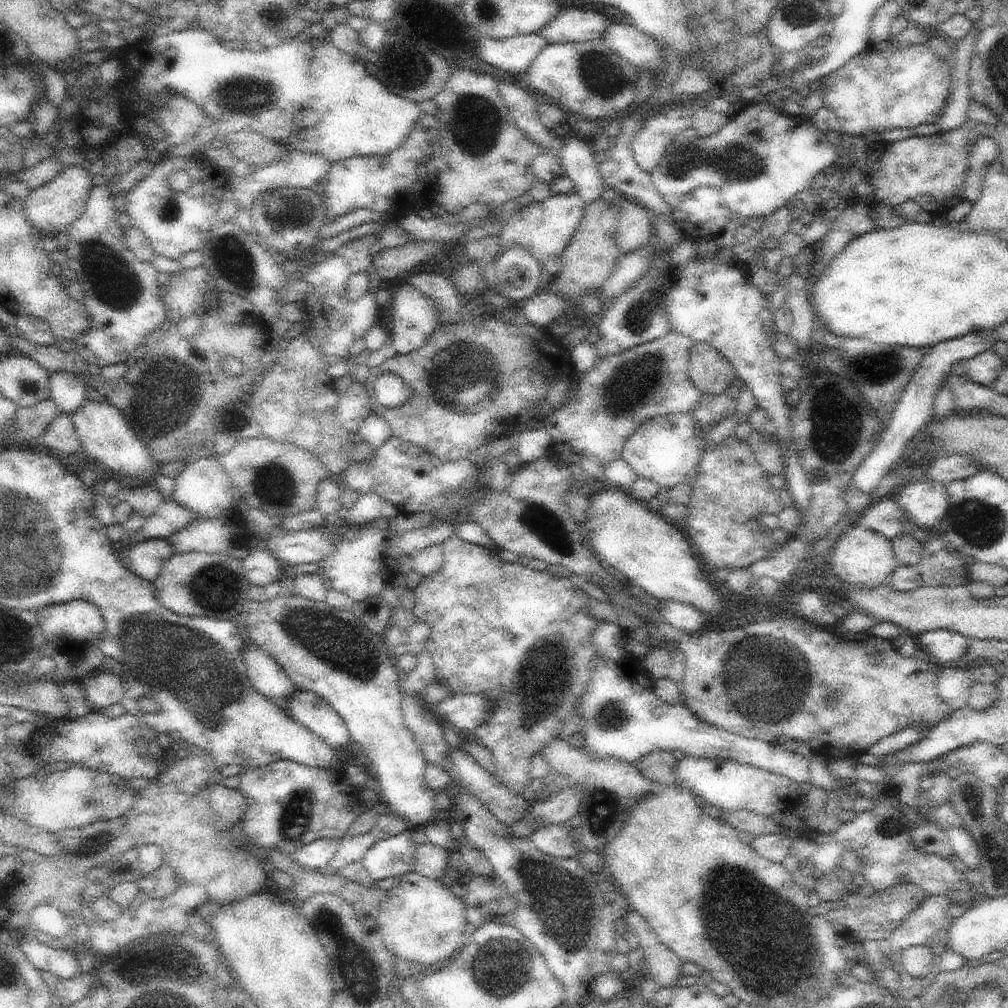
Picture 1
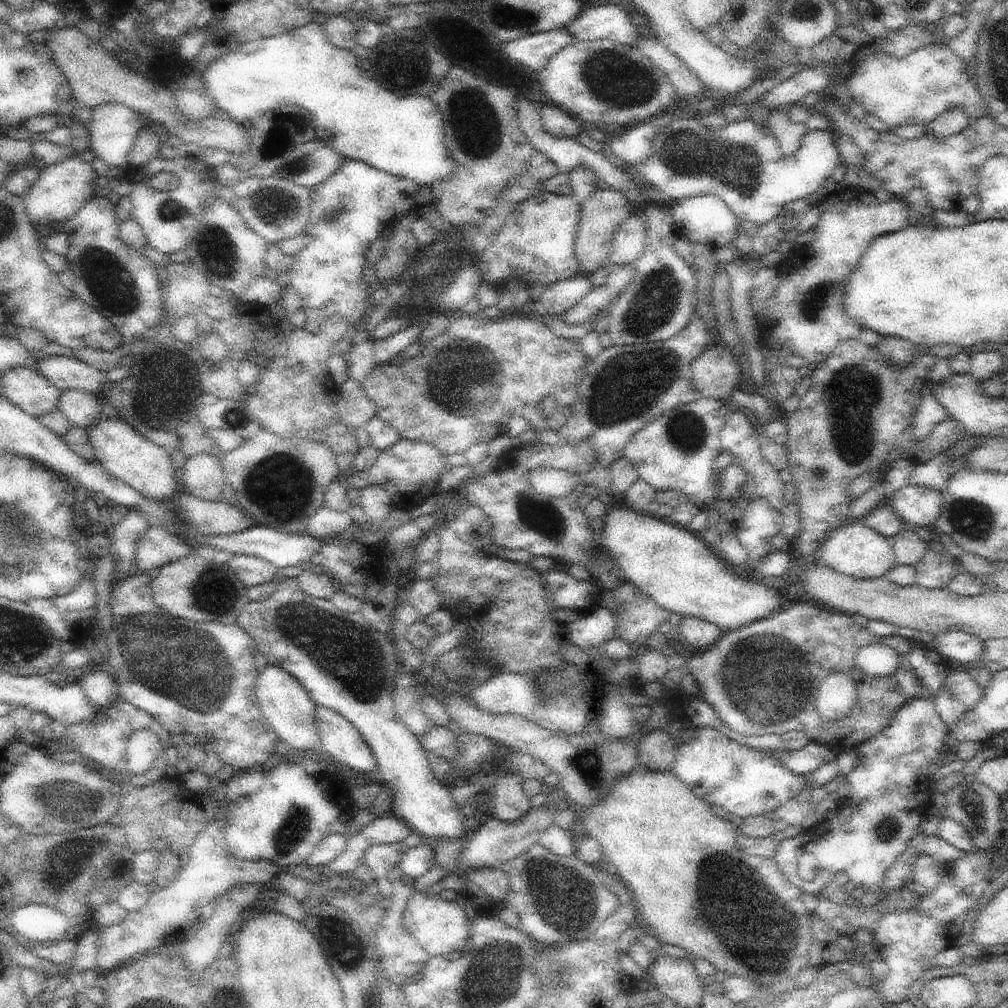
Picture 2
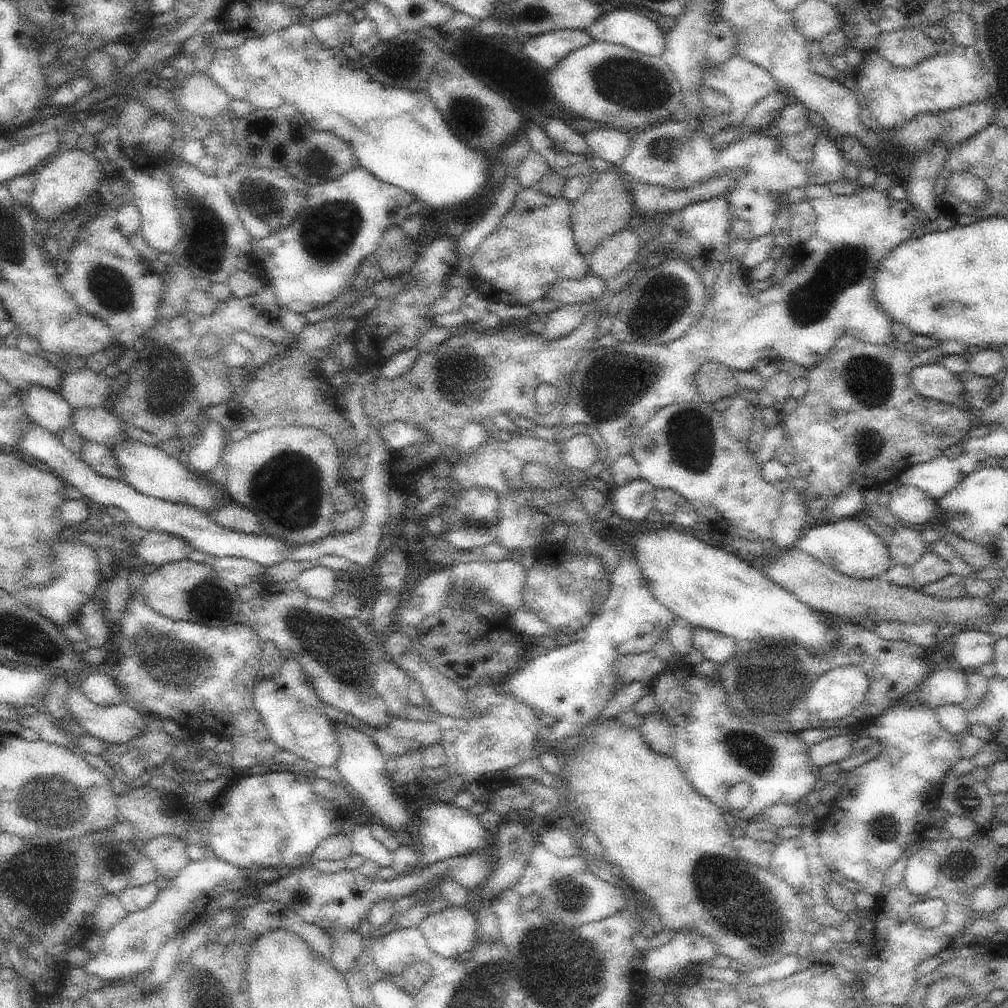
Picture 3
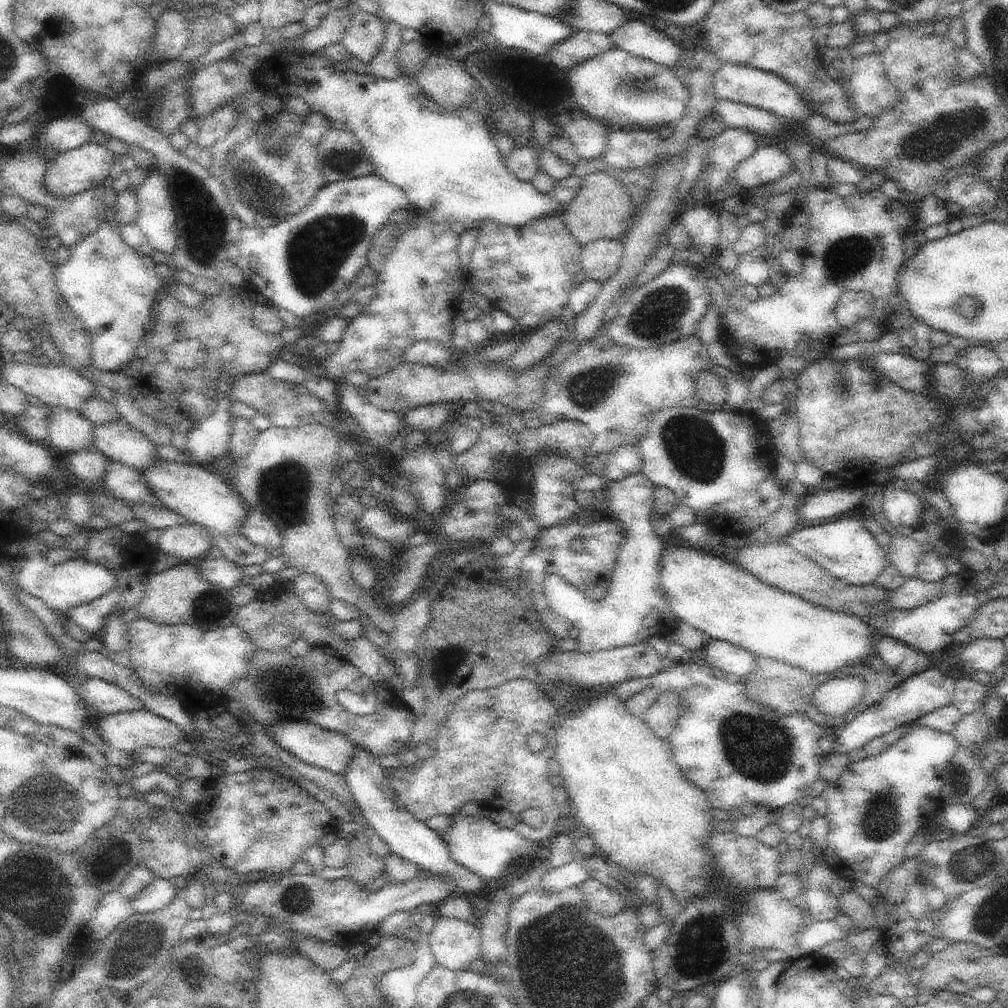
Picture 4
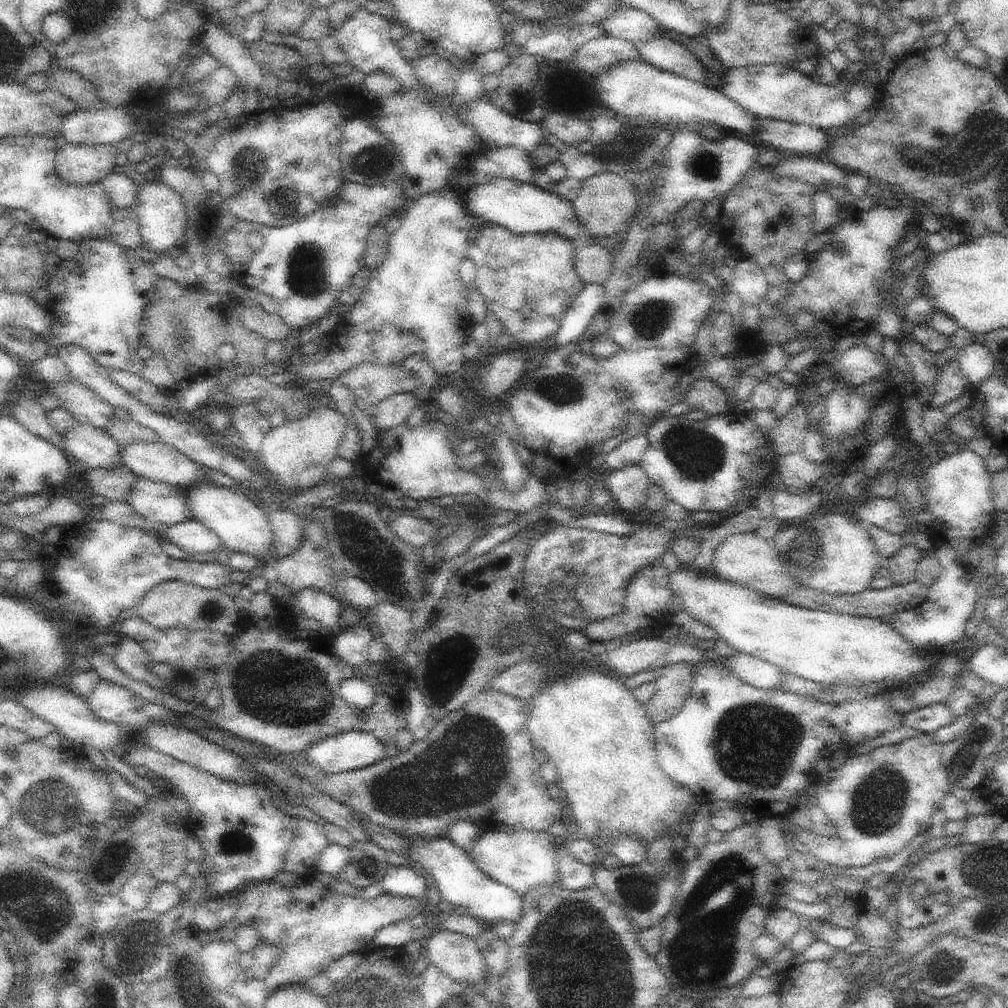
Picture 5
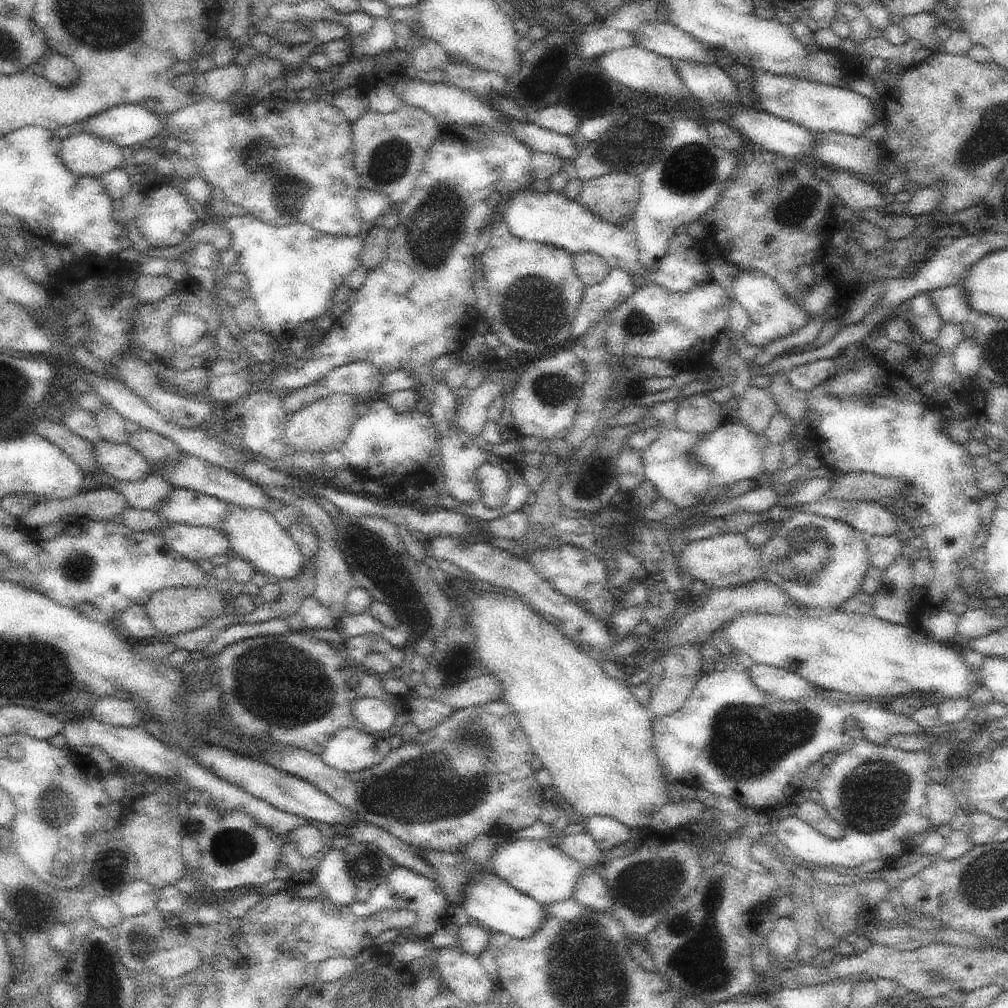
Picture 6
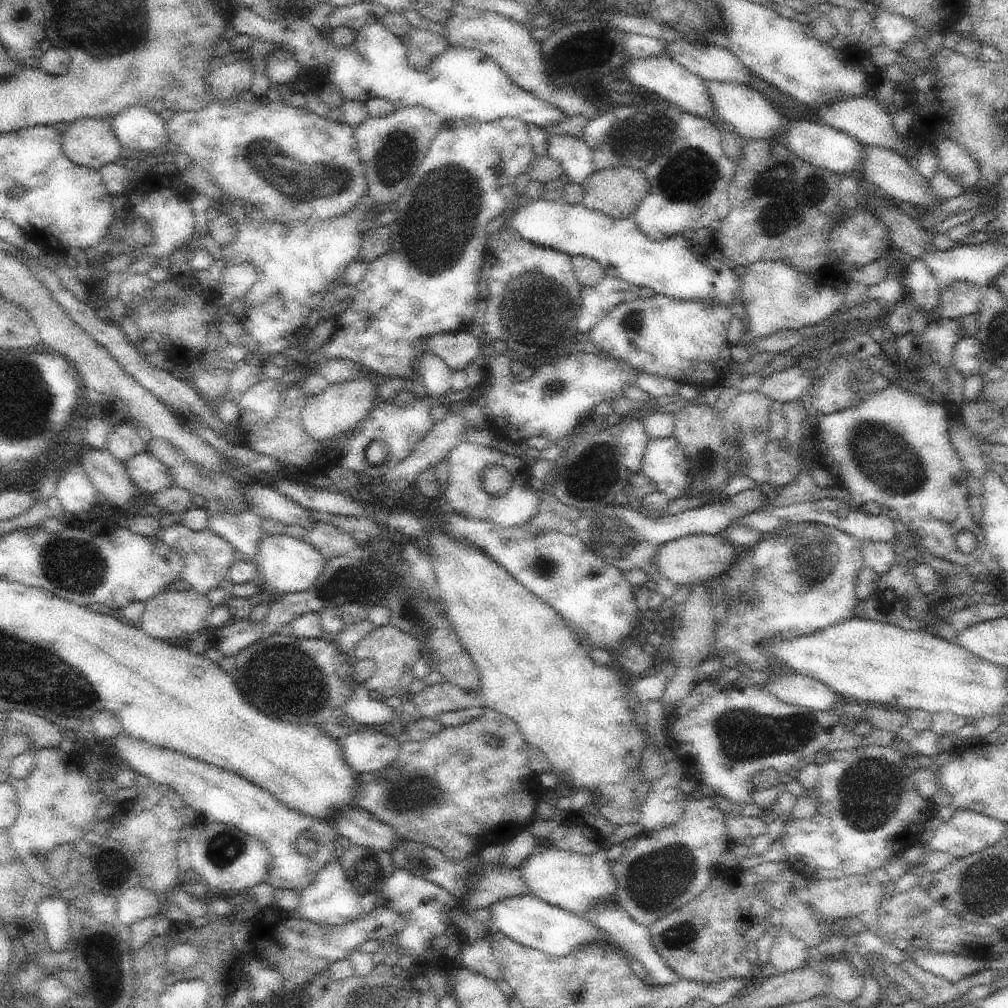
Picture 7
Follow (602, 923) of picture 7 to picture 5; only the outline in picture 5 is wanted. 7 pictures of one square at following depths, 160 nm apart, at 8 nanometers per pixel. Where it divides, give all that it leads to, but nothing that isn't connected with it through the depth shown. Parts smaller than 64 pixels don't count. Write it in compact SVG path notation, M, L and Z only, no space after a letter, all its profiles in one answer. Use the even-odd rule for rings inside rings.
M565 846L558 847L557 865L559 880L571 891L577 891L595 884L594 866L581 863Z

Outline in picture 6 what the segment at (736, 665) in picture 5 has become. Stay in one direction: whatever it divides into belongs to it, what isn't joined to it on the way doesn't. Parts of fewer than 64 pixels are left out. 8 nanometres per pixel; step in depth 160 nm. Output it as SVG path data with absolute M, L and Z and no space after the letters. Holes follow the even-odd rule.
M755 663L748 670L756 688L780 700L801 701L818 689L804 677L774 665Z

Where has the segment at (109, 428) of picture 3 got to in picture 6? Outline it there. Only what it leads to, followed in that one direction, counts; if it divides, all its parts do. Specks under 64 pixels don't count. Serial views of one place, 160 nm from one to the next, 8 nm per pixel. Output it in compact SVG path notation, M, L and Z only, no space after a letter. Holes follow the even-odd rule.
M182 453L178 458L166 457L159 465L151 465L151 472L169 481L173 487L187 488L196 492L200 491L216 497L228 505L232 503L246 508L270 508L272 499L267 492L262 490L261 486L258 486L258 484L253 483L246 477L237 475L218 465L210 464L203 458L190 453Z

